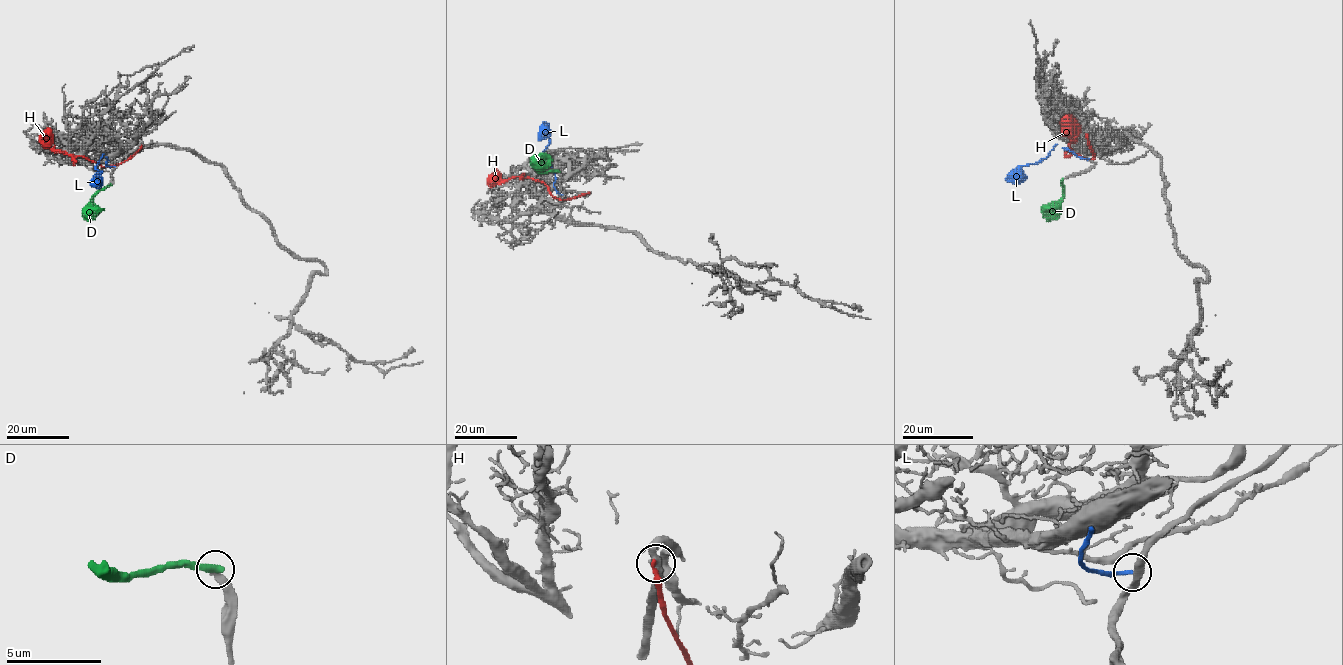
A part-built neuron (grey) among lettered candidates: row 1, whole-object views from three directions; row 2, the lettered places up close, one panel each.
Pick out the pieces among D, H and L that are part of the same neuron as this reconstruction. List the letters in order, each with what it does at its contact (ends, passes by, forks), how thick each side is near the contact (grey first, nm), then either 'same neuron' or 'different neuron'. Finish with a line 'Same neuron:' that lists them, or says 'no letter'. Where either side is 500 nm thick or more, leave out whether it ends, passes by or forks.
D: it ends | 320/420 nm | different neuron
H: it ends | 340/220 nm | different neuron
L: it ends | 360/200 nm | different neuron
Same neuron: no letter

